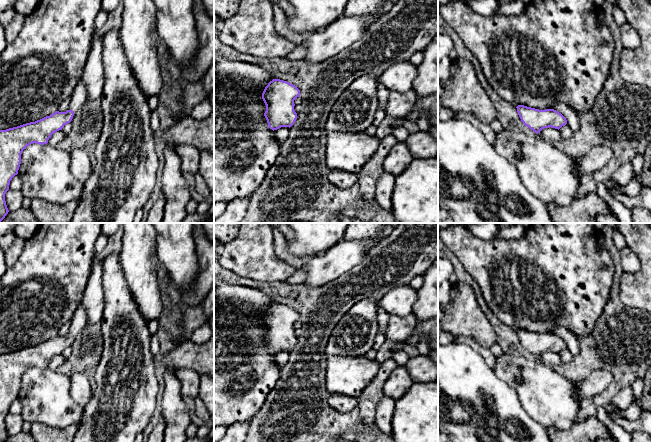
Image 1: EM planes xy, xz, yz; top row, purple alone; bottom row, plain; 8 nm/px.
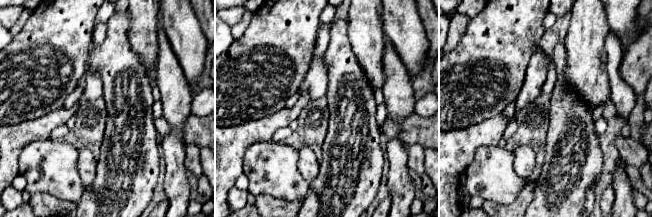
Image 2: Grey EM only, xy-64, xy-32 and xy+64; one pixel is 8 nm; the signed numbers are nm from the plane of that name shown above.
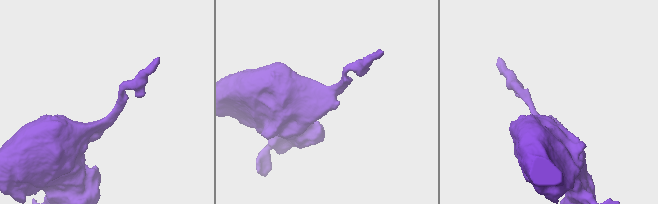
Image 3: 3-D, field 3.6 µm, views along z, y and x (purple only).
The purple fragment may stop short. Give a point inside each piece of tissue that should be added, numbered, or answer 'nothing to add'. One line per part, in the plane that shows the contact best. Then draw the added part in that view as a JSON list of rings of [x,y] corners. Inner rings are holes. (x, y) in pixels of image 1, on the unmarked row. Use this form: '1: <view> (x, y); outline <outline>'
1: xy (79, 320); outline [[[81,302],[78,308],[76,309],[72,319],[70,320],[68,334],[76,335],[80,331],[82,331],[86,325],[87,325],[87,314],[85,307]]]

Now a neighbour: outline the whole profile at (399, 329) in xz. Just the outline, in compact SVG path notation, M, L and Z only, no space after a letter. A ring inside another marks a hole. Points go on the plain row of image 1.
M414 314L405 317L391 315L385 336L388 340L405 344L414 333L417 323Z

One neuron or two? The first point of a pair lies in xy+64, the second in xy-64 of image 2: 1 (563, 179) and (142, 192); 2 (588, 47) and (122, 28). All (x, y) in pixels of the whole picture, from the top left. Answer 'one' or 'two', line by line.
1: one
2: two

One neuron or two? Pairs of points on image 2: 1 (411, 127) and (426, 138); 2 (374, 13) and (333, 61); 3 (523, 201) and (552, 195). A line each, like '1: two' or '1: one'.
1: one
2: two
3: two

